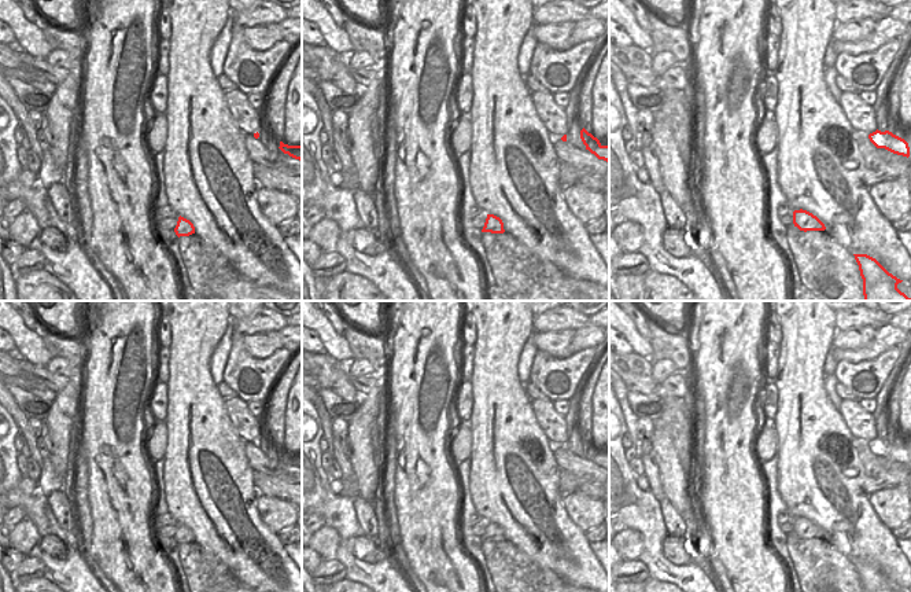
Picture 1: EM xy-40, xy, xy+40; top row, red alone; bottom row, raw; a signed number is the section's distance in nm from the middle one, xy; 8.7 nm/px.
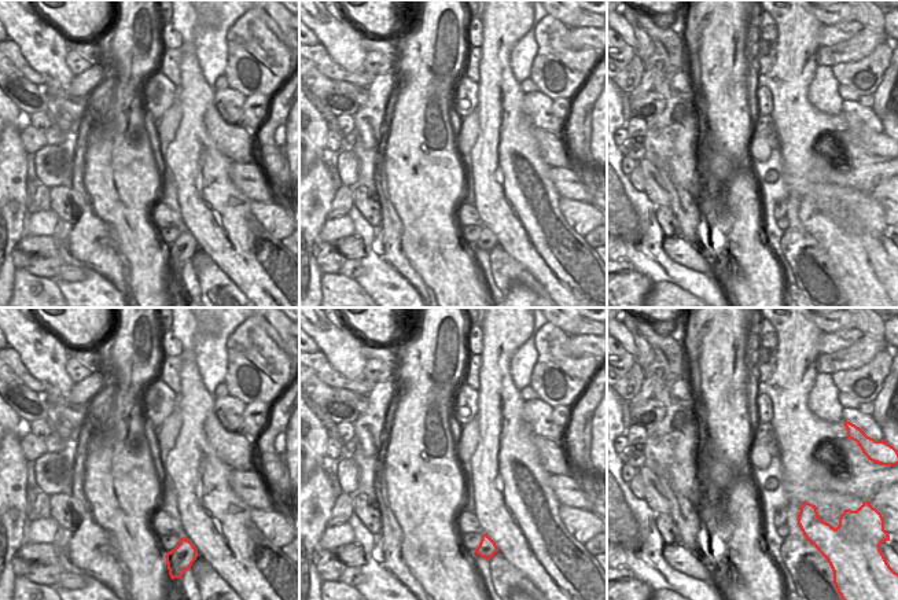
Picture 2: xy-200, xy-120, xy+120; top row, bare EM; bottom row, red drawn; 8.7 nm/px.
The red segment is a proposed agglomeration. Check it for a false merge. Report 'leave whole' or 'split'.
leave whole

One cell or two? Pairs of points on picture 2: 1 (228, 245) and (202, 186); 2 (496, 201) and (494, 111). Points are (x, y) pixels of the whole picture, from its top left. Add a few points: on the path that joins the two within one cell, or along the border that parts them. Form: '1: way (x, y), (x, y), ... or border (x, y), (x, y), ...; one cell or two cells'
1: way (225, 229), (209, 201); one cell
2: way (496, 179), (494, 133); one cell

